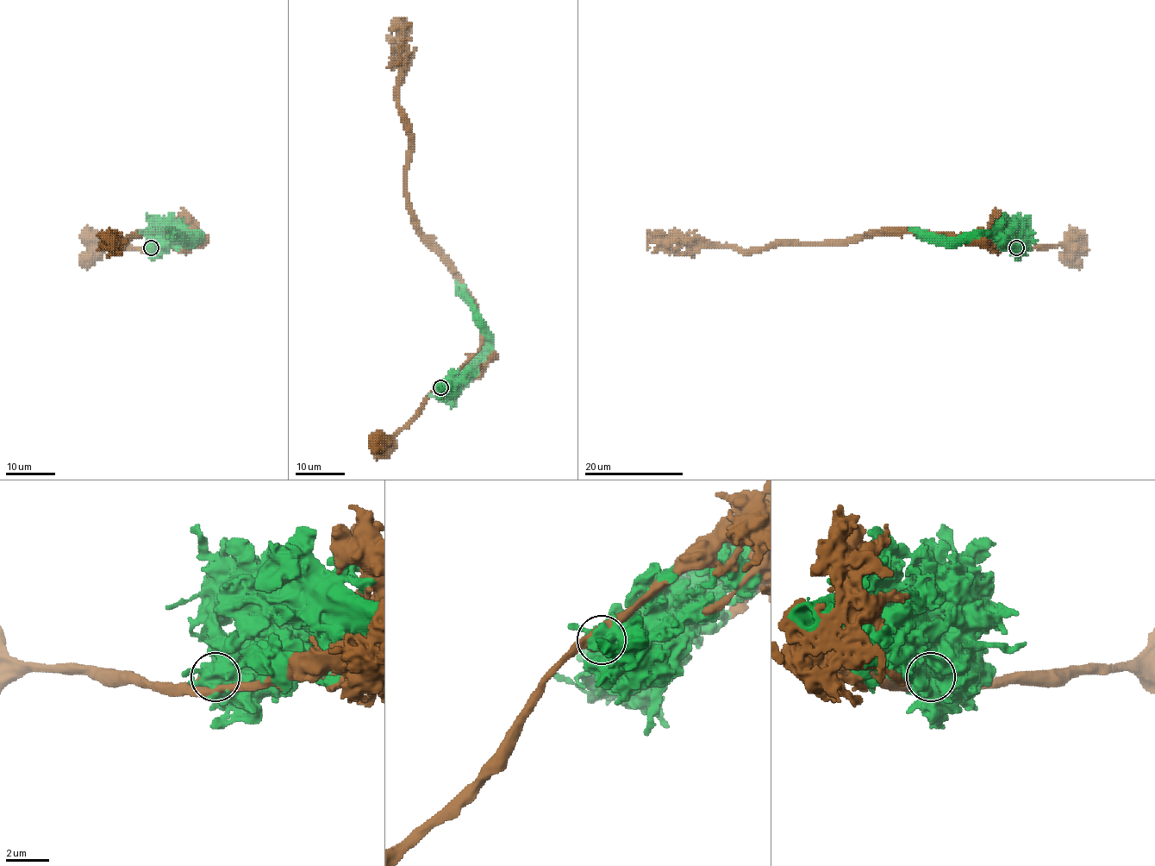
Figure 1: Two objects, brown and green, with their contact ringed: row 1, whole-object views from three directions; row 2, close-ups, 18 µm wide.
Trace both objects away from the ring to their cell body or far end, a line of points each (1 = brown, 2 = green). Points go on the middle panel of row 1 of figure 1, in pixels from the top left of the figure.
1: (440, 386), (481, 348), (481, 319), (452, 263), (421, 229), (409, 205), (408, 122), (398, 99), (403, 17)
2: (440, 386), (449, 386), (486, 346), (486, 329), (476, 315), (476, 305), (456, 280)

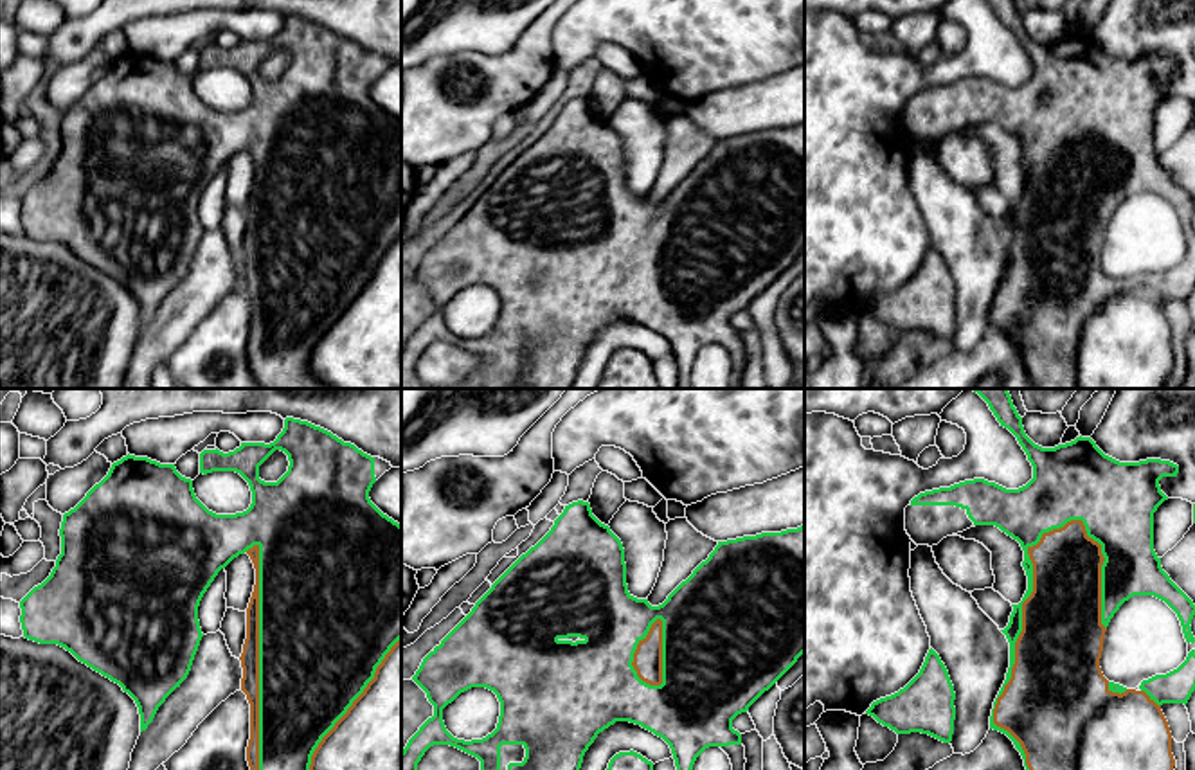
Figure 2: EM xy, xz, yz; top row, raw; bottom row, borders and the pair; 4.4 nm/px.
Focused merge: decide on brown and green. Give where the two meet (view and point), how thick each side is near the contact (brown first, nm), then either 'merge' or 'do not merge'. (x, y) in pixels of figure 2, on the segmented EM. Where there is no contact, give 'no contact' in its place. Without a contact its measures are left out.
yz (1021, 634) | 400/70 nm | do not merge

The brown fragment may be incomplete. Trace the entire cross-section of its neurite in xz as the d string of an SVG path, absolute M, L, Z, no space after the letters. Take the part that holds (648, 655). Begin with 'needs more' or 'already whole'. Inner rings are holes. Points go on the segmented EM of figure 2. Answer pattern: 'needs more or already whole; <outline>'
already whole; M657 619L648 635L639 640L637 649L633 653L633 669L637 676L650 684L662 684L662 621Z

